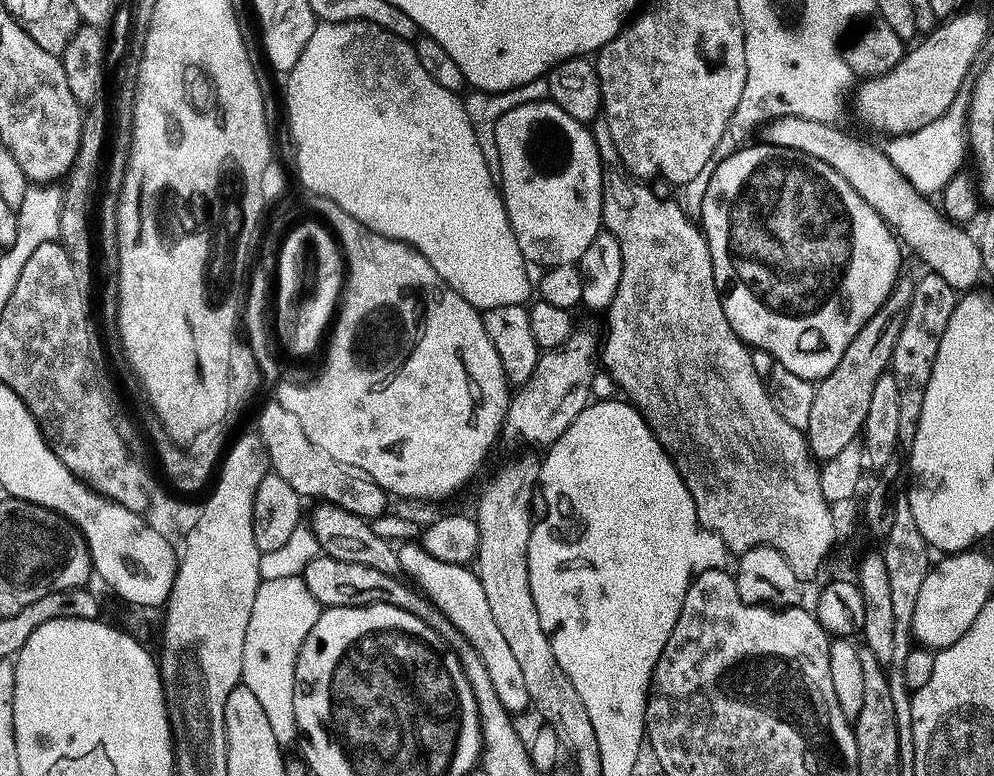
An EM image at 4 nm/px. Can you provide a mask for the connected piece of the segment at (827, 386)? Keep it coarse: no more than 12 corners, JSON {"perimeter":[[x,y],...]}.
{"perimeter":[[901,279],[819,381],[806,431],[817,461],[861,439],[916,285]]}

